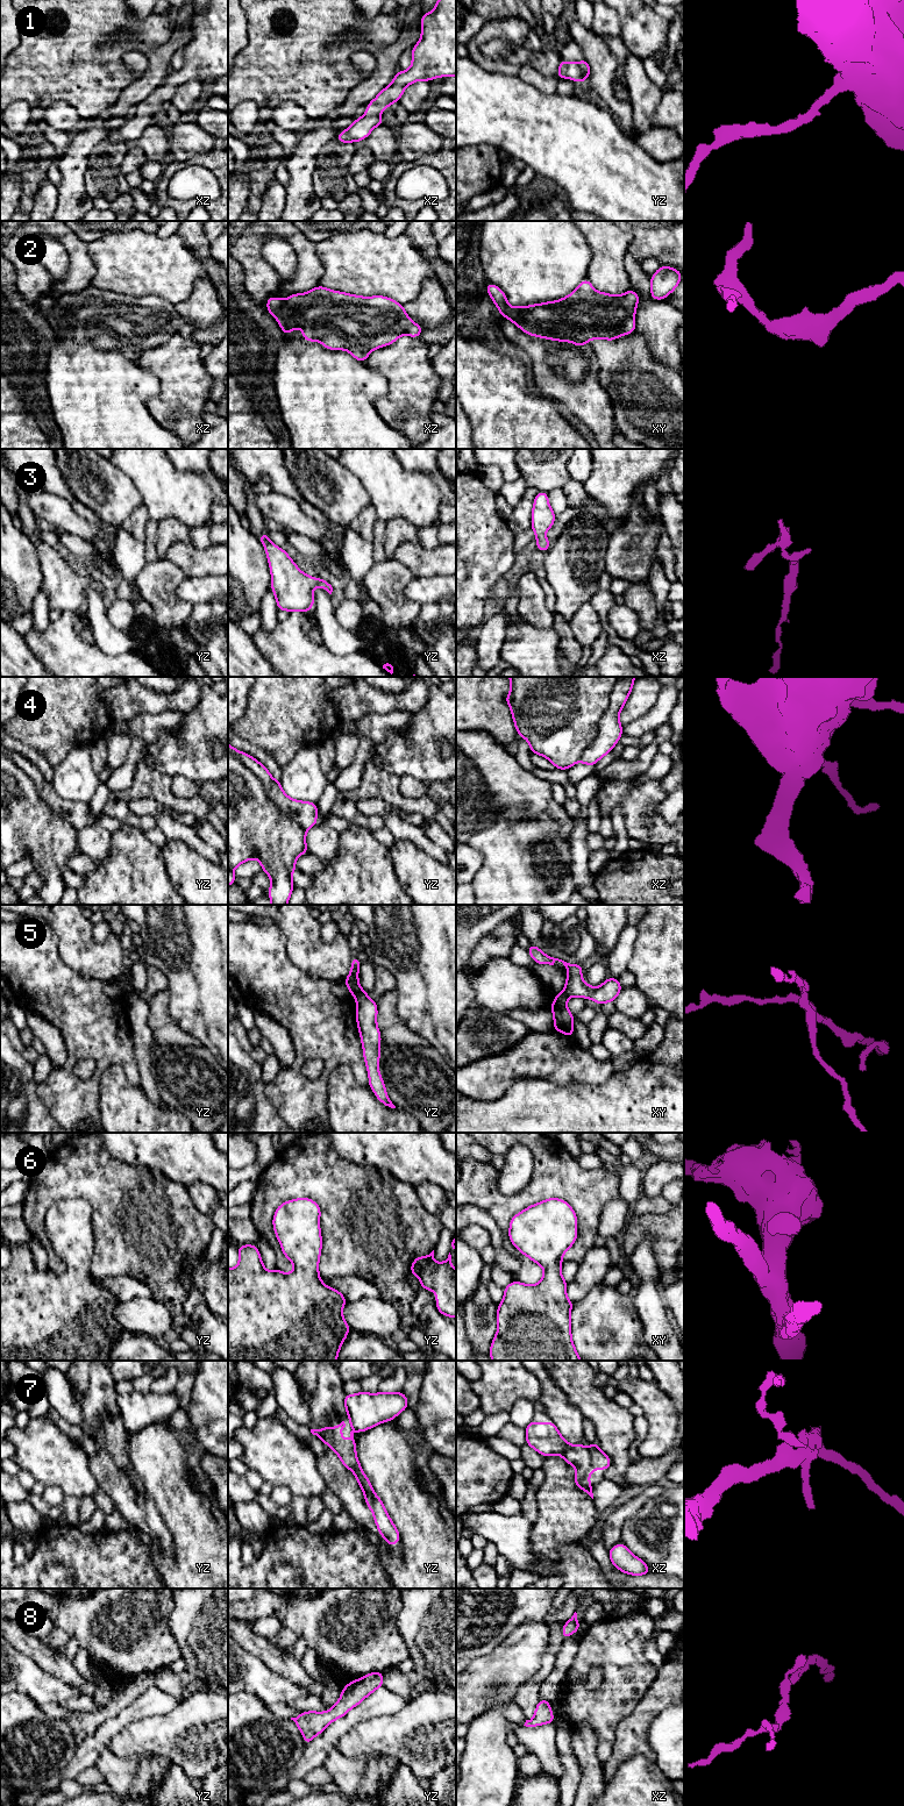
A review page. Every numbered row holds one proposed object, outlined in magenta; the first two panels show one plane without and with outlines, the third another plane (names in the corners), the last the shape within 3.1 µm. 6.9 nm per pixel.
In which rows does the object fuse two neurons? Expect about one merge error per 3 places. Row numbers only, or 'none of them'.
4, 5, 7

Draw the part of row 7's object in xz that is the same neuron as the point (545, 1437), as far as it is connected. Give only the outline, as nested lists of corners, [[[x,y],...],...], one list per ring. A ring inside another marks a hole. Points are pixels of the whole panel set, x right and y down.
[[[531,1421],[526,1426],[526,1444],[532,1447],[543,1457],[560,1455],[569,1465],[576,1468],[574,1482],[593,1499],[592,1486],[582,1486],[582,1479],[591,1466],[591,1454],[589,1448],[582,1443],[571,1445],[562,1437],[556,1425],[551,1422]]]

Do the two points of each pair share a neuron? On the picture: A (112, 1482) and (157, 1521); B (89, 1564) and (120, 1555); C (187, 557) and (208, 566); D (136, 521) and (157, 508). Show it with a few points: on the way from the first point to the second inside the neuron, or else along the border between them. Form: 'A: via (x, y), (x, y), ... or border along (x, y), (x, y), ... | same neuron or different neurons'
A: via (123, 1492), (146, 1514) | same neuron
B: via (97, 1564), (112, 1563) | same neuron
C: via (192, 561), (204, 562) | same neuron
D: border along (143, 505), (150, 518) | different neurons

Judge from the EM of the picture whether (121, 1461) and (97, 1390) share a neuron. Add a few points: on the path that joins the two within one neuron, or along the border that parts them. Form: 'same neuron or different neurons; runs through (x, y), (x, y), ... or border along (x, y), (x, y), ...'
same neuron; runs through (115, 1443), (112, 1439), (112, 1426), (99, 1407)

